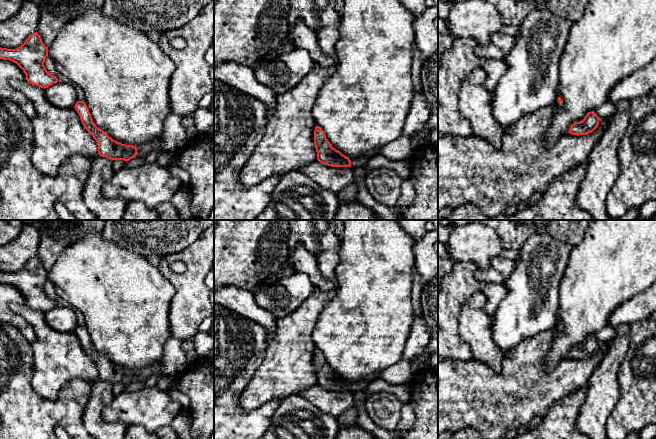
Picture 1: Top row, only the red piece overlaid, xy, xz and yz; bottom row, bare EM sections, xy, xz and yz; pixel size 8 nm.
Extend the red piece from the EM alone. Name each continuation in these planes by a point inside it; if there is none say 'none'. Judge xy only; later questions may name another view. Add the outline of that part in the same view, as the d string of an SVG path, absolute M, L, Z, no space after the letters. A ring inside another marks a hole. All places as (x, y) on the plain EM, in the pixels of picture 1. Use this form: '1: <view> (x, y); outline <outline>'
1: xy (155, 368); outline M153 363L152 365L144 368L136 380L144 380L145 381L149 377L160 373L160 370L161 370L161 365L159 363Z

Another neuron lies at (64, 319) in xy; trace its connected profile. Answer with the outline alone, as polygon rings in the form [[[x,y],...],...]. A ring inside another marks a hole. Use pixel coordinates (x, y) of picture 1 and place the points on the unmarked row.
[[[54,307],[44,313],[44,319],[51,328],[60,332],[73,332],[78,325],[78,318],[72,307]]]

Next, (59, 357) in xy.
[[[11,304],[10,308],[21,315],[33,328],[36,341],[31,343],[34,357],[31,385],[42,397],[57,400],[61,389],[71,380],[81,379],[90,385],[98,378],[98,369],[84,352],[75,332],[60,332],[51,328],[44,319],[44,312],[30,308],[27,304]]]

